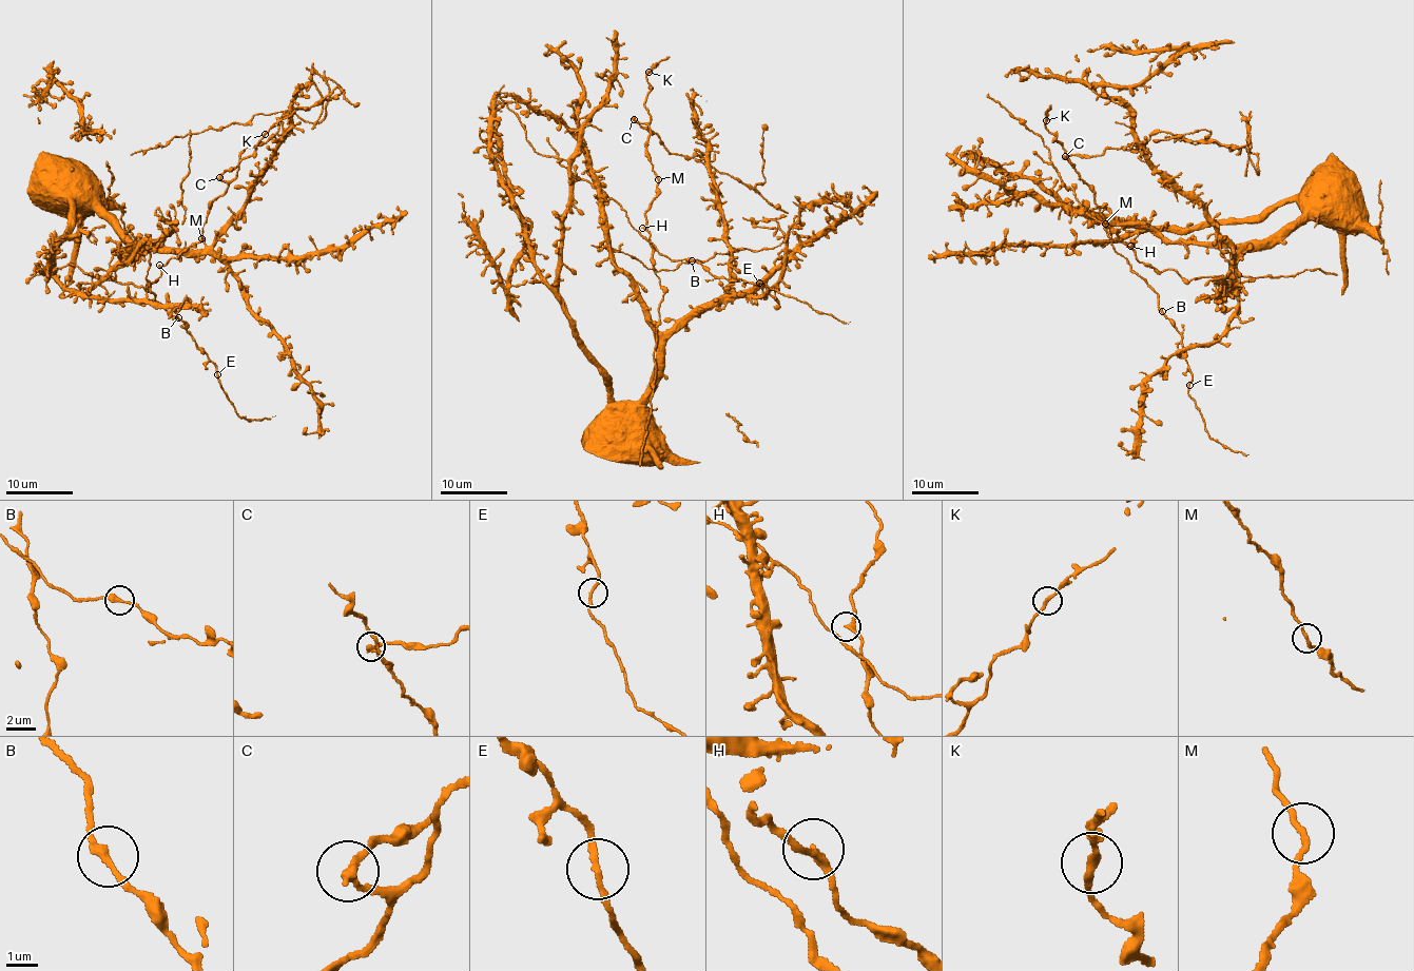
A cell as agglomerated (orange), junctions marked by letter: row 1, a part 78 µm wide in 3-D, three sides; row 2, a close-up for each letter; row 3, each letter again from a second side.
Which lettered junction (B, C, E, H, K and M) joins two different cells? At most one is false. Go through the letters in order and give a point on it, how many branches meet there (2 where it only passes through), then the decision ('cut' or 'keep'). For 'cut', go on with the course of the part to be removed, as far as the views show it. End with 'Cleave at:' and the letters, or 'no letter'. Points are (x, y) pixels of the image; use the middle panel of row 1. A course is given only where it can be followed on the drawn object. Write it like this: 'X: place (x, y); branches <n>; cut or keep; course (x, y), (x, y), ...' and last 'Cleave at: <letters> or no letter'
B: place (692, 260); branches 2; keep
C: place (634, 119); branches 2; cut; course (634, 118), (671, 153), (699, 155), (783, 211), (770, 218), (785, 236), (775, 247), (665, 271), (591, 246)
E: place (759, 283); branches 2; keep
H: place (642, 228); branches 2; keep
K: place (649, 72); branches 2; keep
M: place (658, 179); branches 2; keep
Cleave at: C

